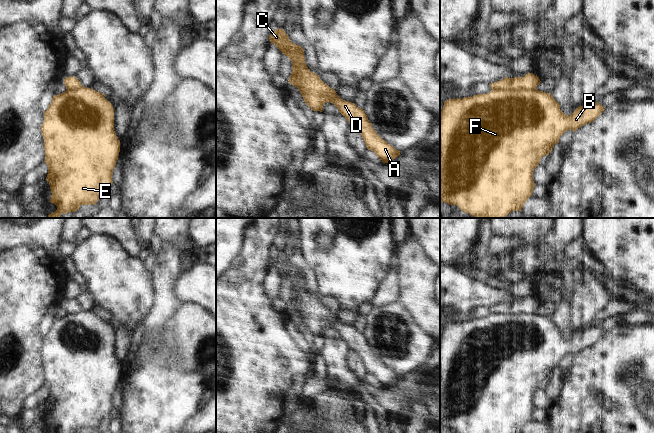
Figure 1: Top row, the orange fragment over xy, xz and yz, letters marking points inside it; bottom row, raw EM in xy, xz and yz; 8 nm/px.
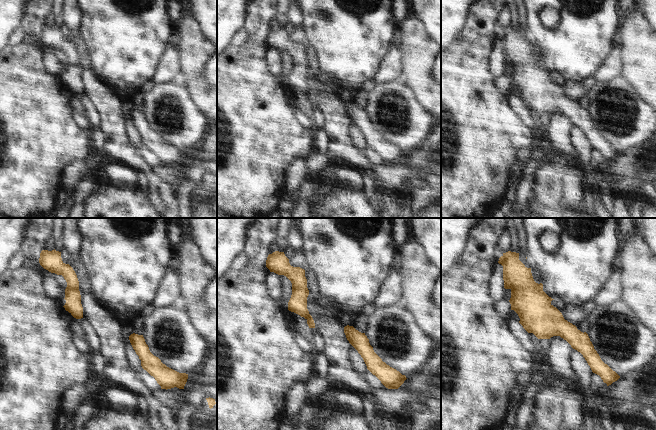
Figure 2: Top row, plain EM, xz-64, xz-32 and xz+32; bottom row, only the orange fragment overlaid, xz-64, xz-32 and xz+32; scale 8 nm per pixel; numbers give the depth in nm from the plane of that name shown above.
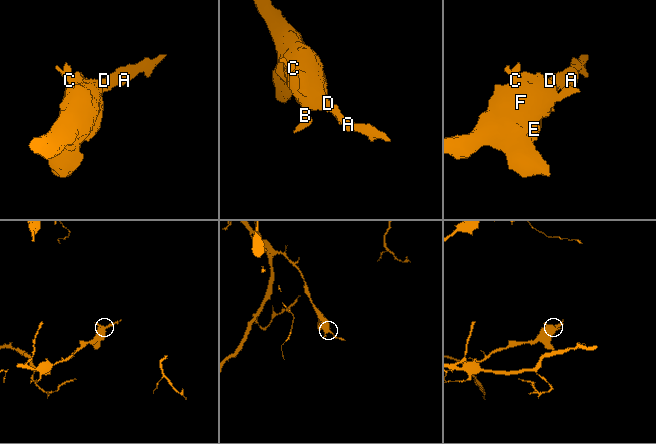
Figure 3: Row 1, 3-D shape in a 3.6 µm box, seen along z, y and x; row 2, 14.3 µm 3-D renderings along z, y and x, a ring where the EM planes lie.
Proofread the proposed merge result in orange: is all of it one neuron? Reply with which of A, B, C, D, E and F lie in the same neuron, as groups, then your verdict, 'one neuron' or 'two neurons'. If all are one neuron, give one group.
A B D E F / C | two neurons

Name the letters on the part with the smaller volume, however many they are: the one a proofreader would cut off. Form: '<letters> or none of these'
C

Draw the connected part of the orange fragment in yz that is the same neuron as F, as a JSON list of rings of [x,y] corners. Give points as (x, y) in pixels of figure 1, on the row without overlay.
[[[537,313],[492,314],[487,318],[446,324],[440,343],[440,426],[457,429],[460,433],[522,433],[532,420],[533,395],[541,382],[549,379],[567,354],[575,356],[593,346],[604,332],[591,325],[568,340],[560,334],[551,317]]]

